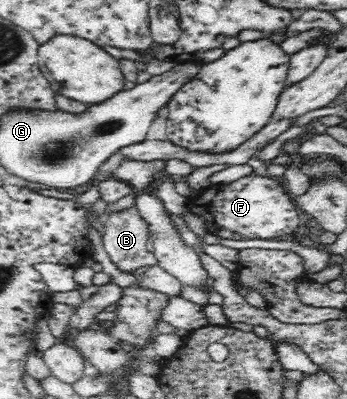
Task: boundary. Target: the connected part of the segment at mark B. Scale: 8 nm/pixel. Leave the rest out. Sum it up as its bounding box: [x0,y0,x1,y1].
[103,205,158,274]

